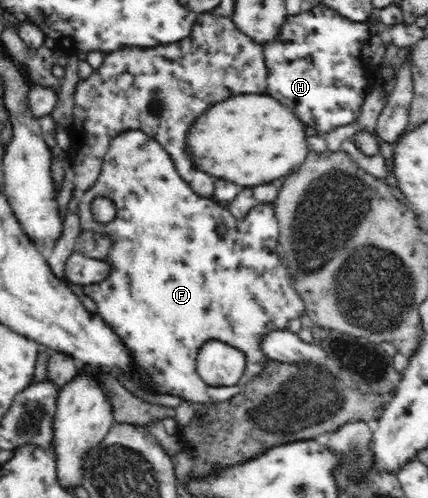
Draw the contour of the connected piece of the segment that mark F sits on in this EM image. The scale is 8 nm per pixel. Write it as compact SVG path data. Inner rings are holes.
M128 130L122 132L109 143L108 151L103 157L103 165L94 185L79 196L79 218L82 229L95 231L100 235L105 235L111 241L109 252L107 253L107 256L102 259L108 265L111 265L111 270L101 282L83 286L84 295L94 300L94 303L97 305L98 315L100 315L102 320L104 320L104 322L118 334L118 338L124 342L124 346L126 346L126 348L130 350L130 354L134 356L134 359L132 359L134 360L134 375L132 375L131 380L138 383L138 386L142 387L142 389L147 390L150 388L152 392L176 395L176 397L190 401L194 405L208 402L218 403L226 401L228 398L233 398L236 394L242 393L245 385L248 384L255 375L260 374L266 363L271 360L266 354L262 353L262 339L264 339L266 335L269 335L269 333L272 333L272 331L278 329L288 330L288 321L292 321L292 319L296 319L304 314L305 302L298 294L298 290L294 288L294 280L292 280L292 276L290 276L290 271L286 268L286 264L282 262L282 258L280 258L280 269L278 269L278 265L276 265L274 271L270 271L270 273L258 273L258 271L254 271L256 265L244 265L244 263L238 265L238 263L236 263L238 257L250 257L250 255L252 255L252 249L248 251L248 247L244 247L244 245L248 245L248 243L244 243L246 239L250 239L250 237L268 237L268 235L270 235L270 239L275 239L277 241L279 227L274 213L274 203L257 203L242 220L234 218L227 206L218 202L215 198L206 198L206 196L196 194L194 189L190 187L190 184L186 183L182 179L182 176L178 174L178 170L174 167L170 155L162 148L162 145L140 130ZM98 196L110 198L110 200L114 202L114 206L116 206L116 217L108 223L100 223L93 218L91 203L92 200ZM220 223L224 223L227 228L226 233L222 236L219 236L216 232L216 227ZM266 225L272 227L272 233L266 231ZM212 340L227 343L238 349L238 351L244 353L245 368L242 377L235 386L209 386L202 380L200 375L198 375L196 369L198 351L200 351L200 347L202 347L204 343Z

